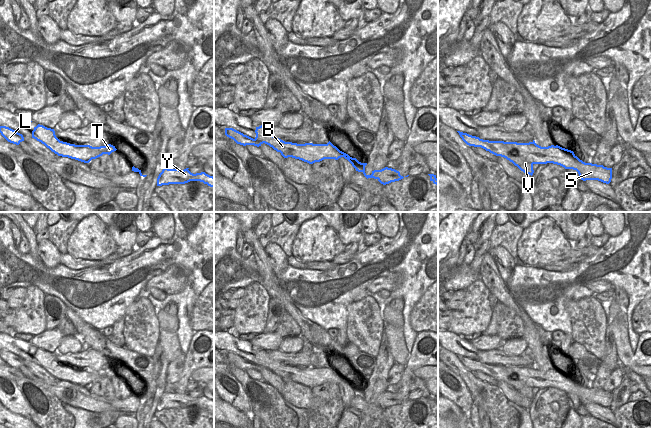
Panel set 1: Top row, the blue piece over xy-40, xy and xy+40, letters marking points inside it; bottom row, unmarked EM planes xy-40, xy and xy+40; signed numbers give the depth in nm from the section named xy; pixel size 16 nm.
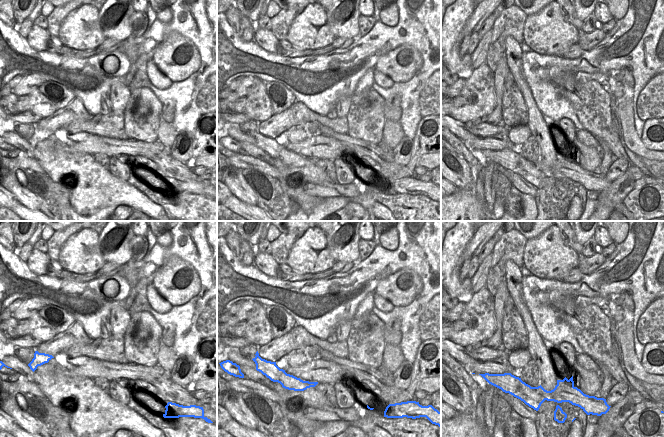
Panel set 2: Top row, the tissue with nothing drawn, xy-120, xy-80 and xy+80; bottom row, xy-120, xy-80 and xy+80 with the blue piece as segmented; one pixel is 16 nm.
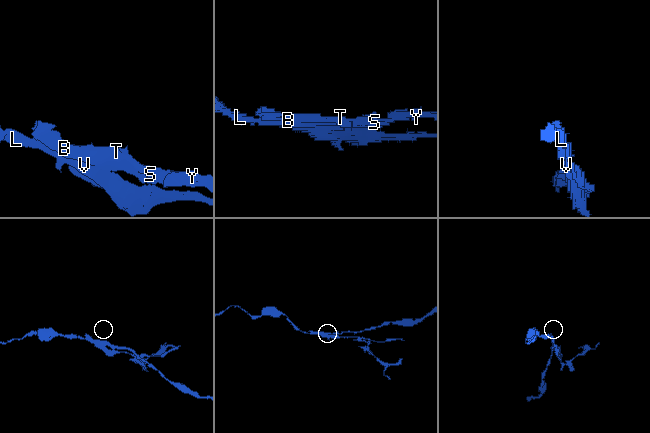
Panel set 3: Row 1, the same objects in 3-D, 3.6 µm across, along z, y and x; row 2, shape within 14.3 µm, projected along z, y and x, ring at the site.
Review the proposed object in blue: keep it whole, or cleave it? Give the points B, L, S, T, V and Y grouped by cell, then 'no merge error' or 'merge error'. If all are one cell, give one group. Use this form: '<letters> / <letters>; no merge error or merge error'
B S T Y / L V; merge error

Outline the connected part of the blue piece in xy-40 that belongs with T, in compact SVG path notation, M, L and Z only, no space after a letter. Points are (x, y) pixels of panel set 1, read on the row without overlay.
M38 348L32 355L32 362L44 368L52 376L58 380L65 380L66 377L77 376L79 378L90 378L90 385L96 383L103 378L110 379L117 373L115 370L108 368L106 370L92 371L90 369L75 369L67 366L60 365L56 359L54 353L47 352Z

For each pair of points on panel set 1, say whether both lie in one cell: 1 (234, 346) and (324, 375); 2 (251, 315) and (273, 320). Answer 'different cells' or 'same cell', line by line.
1: same cell
2: different cells

